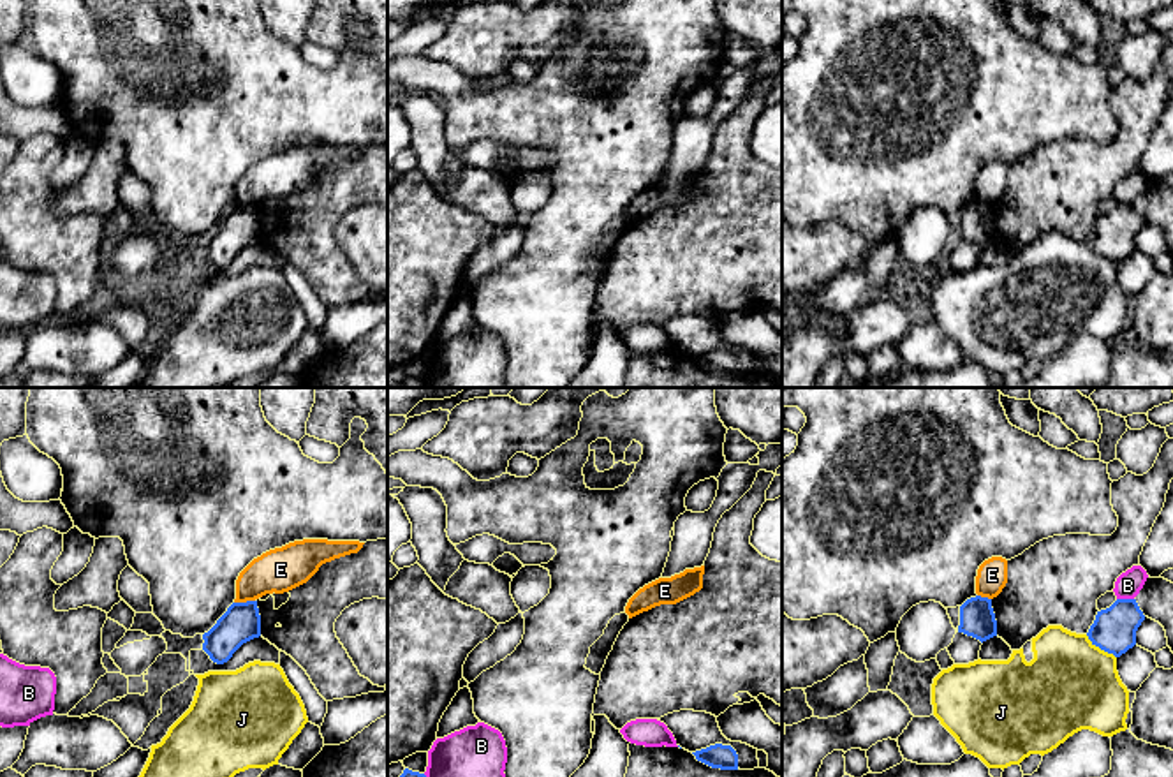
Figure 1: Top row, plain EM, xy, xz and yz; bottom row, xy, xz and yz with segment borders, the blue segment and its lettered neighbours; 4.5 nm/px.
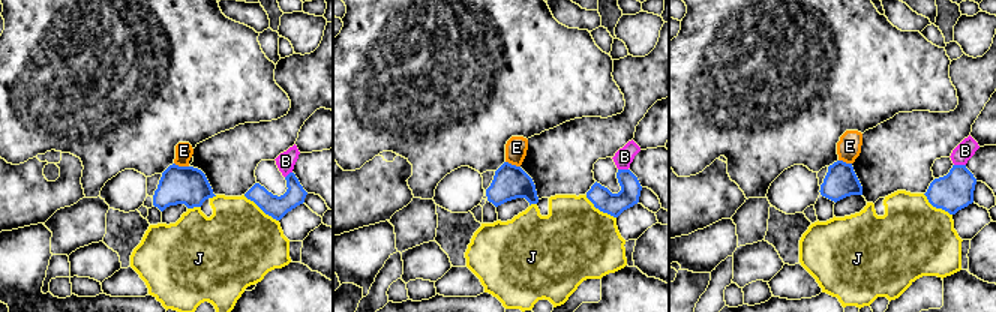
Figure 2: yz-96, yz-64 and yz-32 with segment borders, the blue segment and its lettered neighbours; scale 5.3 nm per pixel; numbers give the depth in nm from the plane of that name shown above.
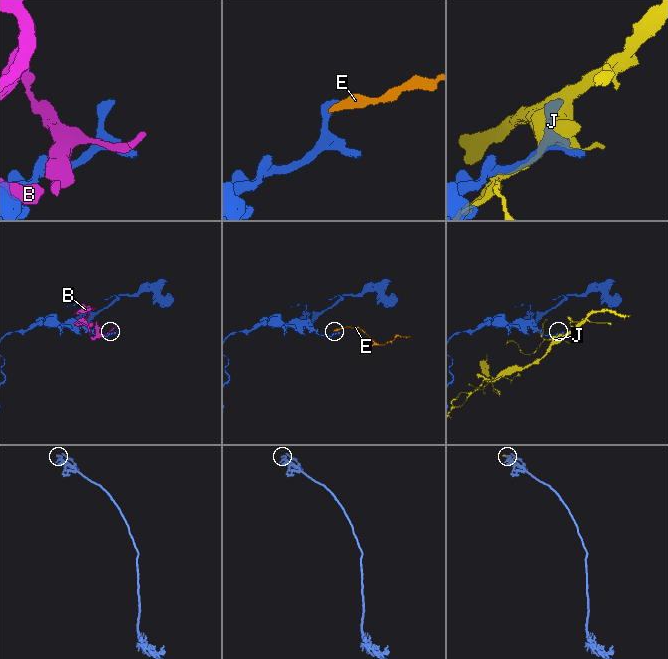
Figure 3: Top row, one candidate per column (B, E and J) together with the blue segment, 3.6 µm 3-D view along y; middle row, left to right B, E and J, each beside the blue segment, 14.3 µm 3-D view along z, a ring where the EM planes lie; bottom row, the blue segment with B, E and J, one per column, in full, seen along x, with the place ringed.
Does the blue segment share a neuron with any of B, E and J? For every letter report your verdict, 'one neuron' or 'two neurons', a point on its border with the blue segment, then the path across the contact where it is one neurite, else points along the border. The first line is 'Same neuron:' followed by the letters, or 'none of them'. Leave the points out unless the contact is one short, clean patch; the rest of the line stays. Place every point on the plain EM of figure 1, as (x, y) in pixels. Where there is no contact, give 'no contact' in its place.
Same neuron: none of them
B: two neurons; meets blue in yz at (1126, 205)
E: two neurons; meets blue in xy at (243, 208); border along xy (254, 205), (235, 208)
J: two neurons; meets blue in yz at (1101, 254)

